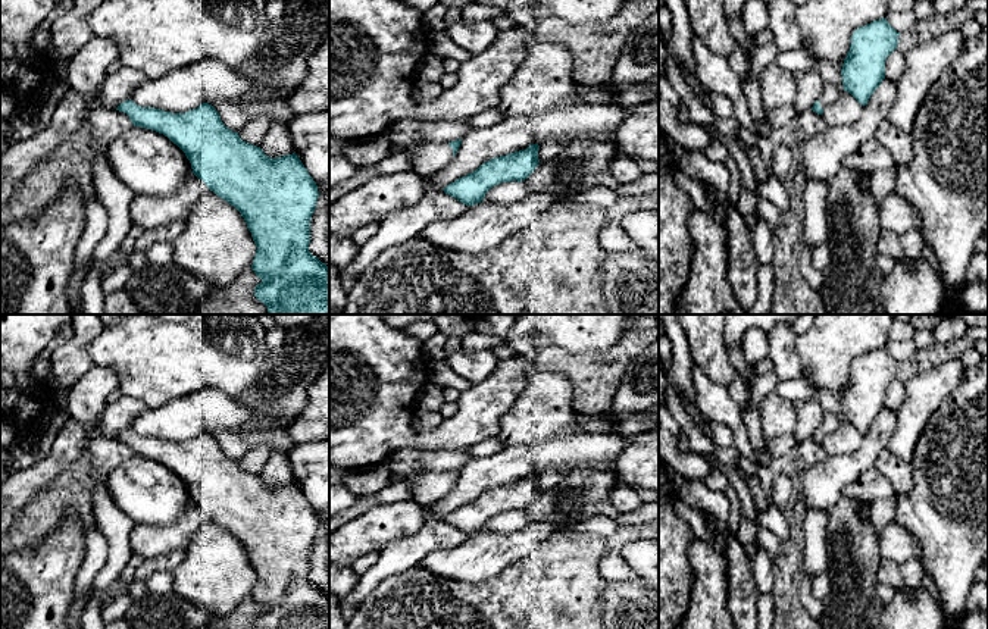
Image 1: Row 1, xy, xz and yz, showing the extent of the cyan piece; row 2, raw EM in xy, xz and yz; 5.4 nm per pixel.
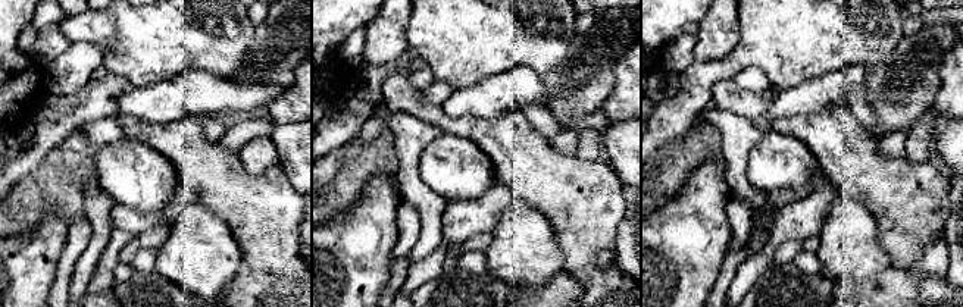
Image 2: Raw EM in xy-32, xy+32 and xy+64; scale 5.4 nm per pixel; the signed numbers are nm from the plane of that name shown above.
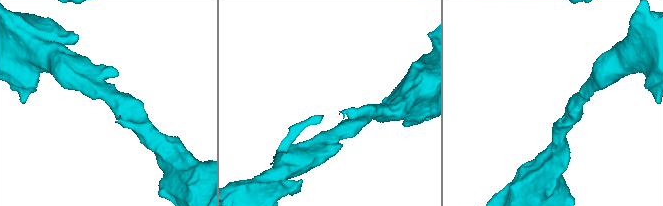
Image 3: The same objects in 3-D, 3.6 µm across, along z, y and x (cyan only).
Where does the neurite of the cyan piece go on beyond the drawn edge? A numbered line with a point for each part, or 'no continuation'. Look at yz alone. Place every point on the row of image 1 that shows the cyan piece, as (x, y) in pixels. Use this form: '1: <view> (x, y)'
1: yz (829, 94)

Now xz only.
1: xz (428, 157)

